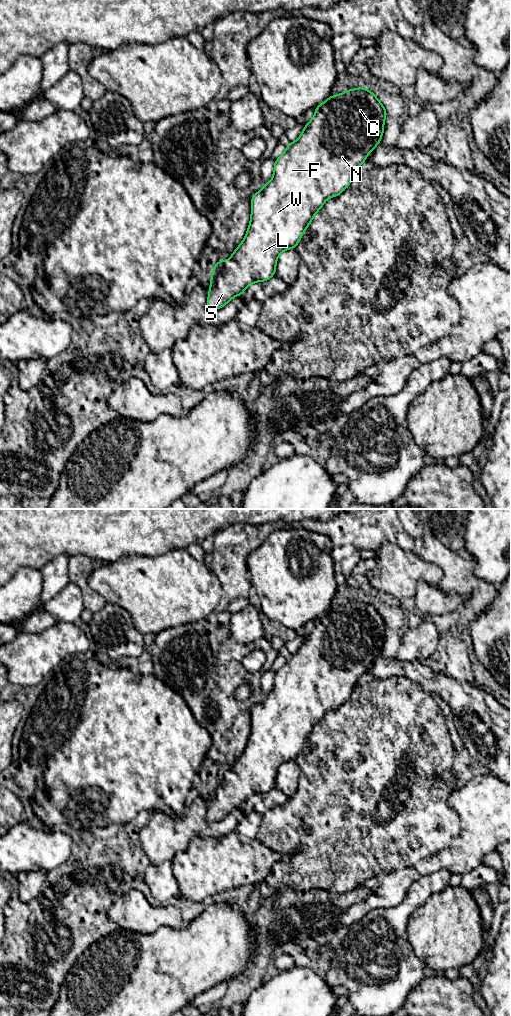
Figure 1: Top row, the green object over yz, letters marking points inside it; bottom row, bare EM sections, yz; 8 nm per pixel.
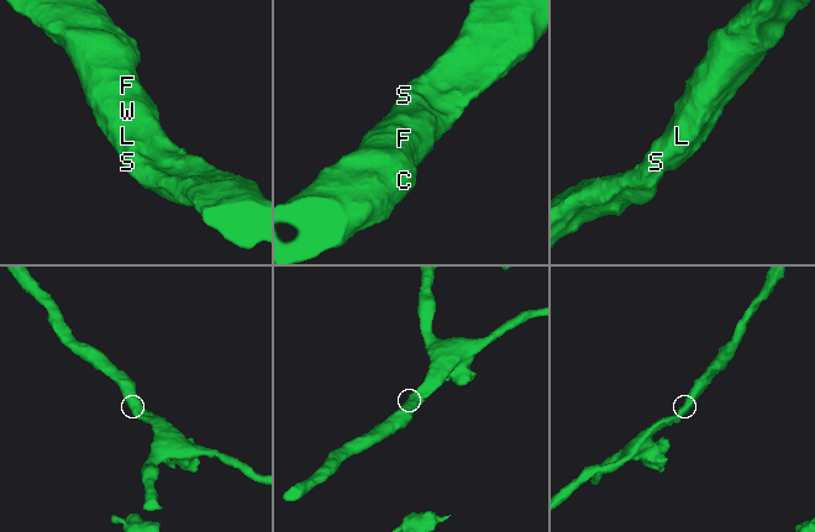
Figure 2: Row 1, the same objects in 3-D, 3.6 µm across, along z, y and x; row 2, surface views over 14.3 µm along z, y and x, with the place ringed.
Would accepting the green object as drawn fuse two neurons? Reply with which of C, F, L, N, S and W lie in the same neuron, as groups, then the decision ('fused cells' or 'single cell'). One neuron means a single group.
C F L N S W | single cell

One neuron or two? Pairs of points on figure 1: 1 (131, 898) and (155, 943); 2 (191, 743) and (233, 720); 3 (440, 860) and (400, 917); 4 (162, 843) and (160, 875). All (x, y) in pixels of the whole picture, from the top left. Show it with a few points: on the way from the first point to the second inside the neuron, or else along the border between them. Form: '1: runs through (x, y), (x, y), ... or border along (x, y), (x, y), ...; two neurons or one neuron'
1: border along (173, 927), (159, 927), (150, 933), (127, 931); two neurons
2: border along (193, 715), (211, 738), (211, 746), (207, 755); two neurons
3: border along (451, 873), (440, 869), (420, 876), (411, 886); two neurons
4: border along (170, 859), (150, 864); two neurons

